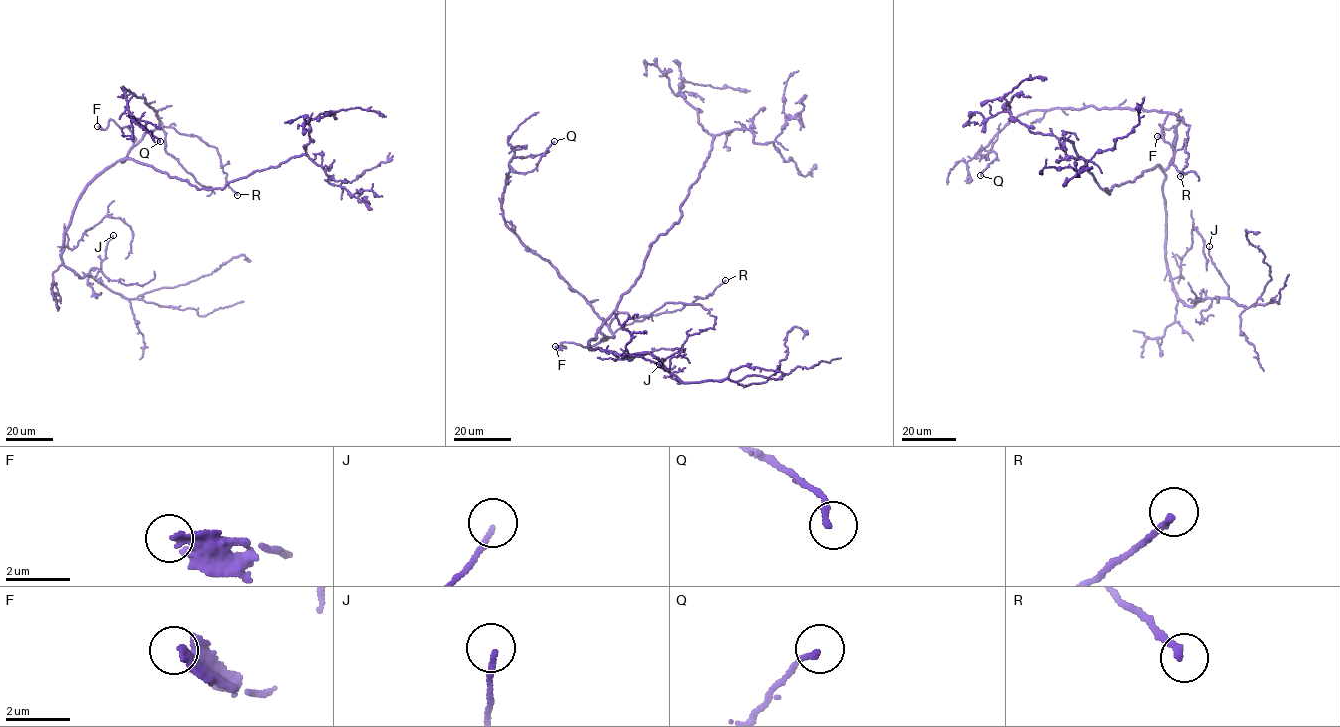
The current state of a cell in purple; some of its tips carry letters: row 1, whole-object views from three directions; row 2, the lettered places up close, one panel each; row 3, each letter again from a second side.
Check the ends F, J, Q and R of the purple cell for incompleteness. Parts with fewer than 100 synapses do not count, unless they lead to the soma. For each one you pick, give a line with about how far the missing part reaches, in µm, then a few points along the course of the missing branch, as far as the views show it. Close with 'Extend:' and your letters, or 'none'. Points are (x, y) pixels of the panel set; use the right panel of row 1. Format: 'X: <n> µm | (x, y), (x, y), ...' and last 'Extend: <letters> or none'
Extend: none

